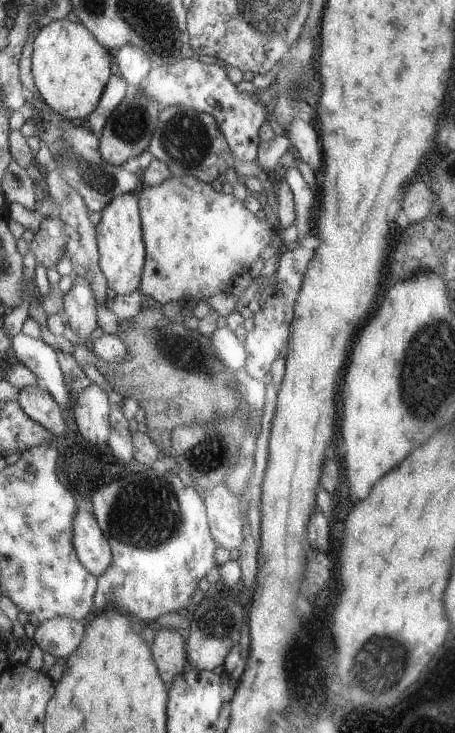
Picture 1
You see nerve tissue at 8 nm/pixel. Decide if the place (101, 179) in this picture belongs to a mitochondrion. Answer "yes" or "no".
yes

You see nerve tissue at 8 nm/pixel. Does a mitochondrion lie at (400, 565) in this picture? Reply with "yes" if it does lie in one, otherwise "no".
no

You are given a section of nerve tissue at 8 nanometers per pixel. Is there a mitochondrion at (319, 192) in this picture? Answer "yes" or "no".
no

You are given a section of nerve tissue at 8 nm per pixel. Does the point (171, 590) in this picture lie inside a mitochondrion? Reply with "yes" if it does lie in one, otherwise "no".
no

